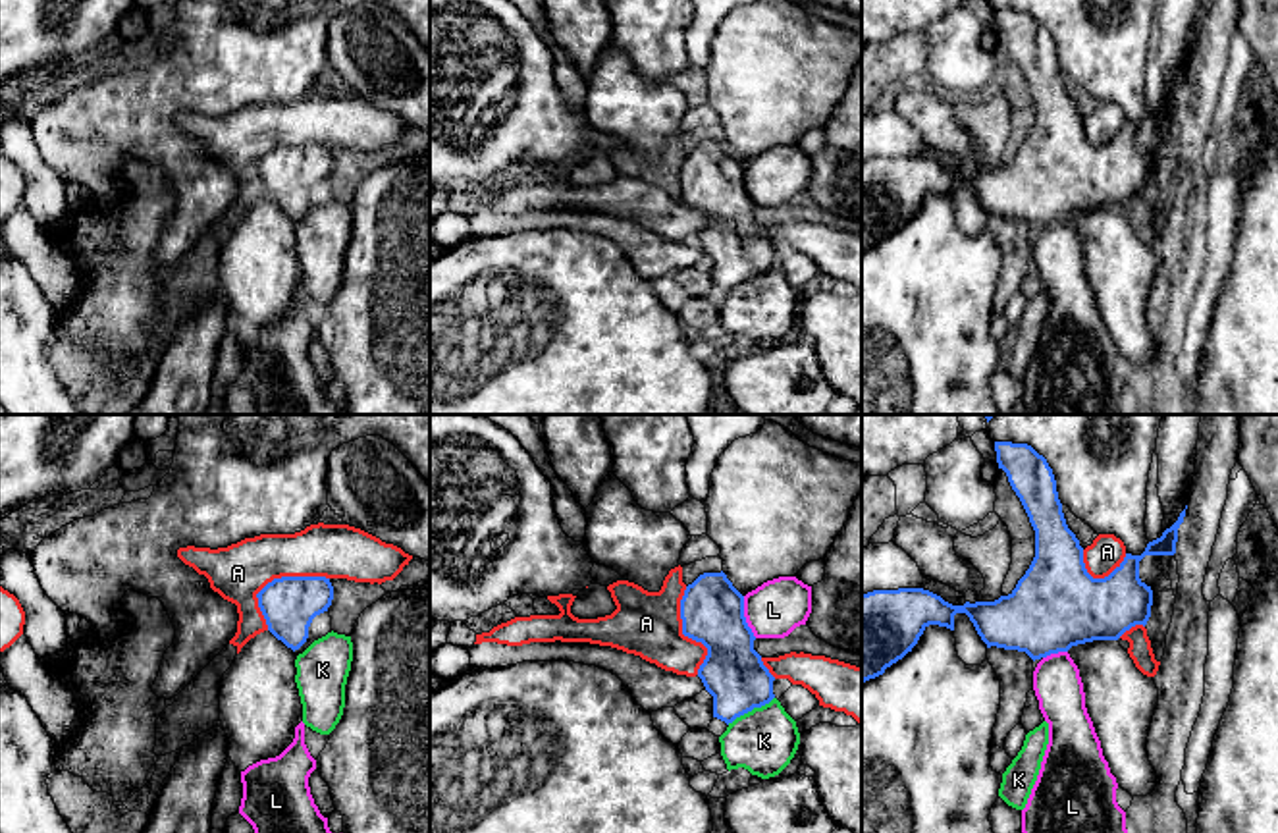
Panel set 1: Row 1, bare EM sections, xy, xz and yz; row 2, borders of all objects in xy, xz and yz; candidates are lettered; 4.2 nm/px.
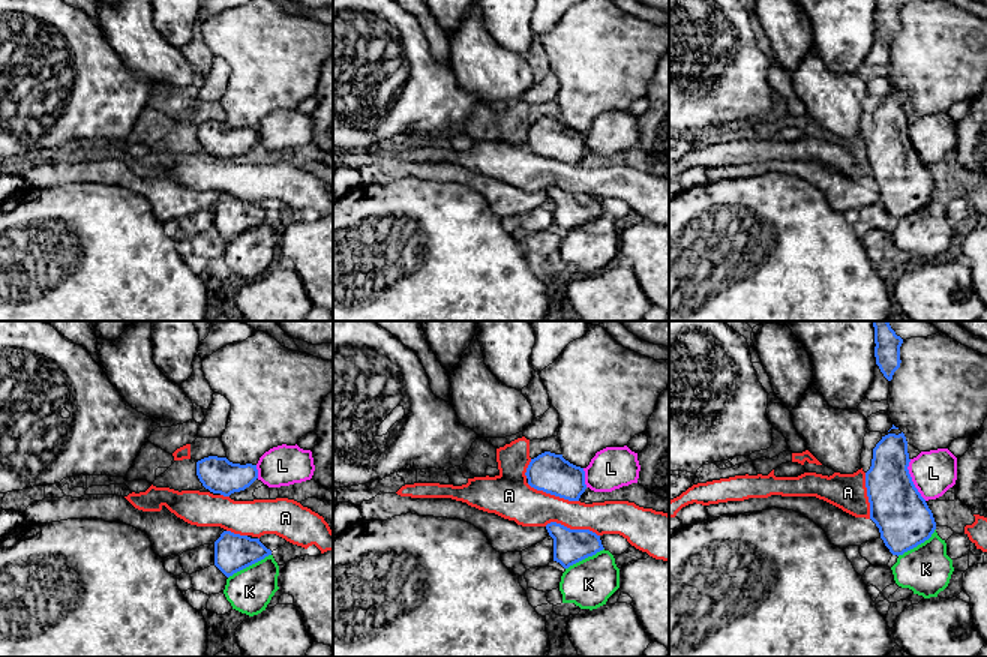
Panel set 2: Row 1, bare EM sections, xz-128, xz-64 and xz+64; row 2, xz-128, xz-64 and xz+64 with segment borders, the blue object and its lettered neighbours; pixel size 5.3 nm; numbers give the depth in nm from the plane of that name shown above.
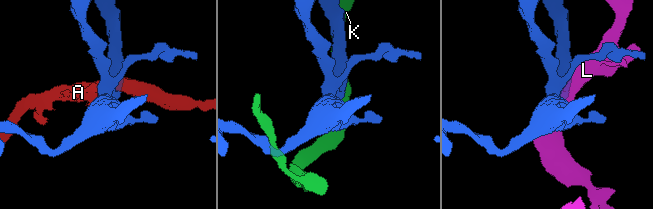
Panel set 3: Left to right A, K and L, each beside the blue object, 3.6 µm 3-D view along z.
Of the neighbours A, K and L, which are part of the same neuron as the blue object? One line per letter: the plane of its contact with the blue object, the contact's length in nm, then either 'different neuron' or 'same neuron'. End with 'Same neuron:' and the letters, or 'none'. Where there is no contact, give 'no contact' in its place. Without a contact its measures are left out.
A: meets blue in xy; contact 340 nm long; different neuron
K: meets blue in xz; contact 240 nm long; same neuron
L: meets blue in xz; contact 190 nm long; different neuron
Same neuron: K

